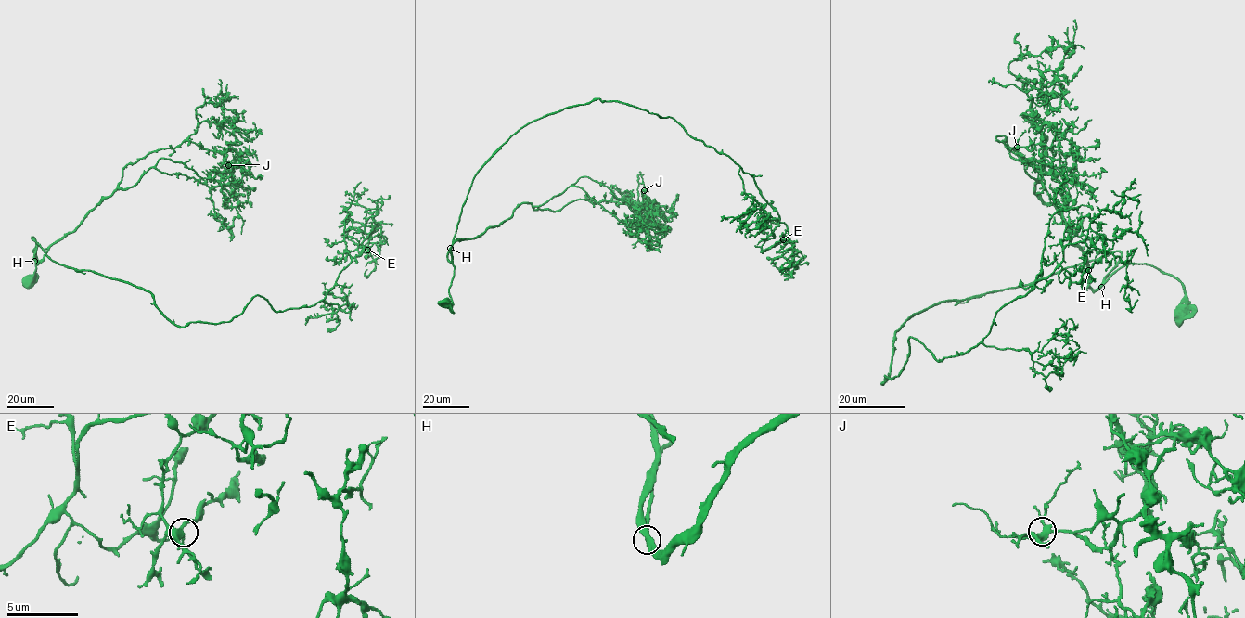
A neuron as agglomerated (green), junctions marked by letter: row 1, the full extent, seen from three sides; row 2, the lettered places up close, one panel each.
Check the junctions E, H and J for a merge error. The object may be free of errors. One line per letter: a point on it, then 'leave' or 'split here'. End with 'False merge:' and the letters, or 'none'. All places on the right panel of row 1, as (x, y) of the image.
E: (1088, 270) | leave
H: (1101, 287) | leave
J: (1017, 147) | leave
False merge: none

